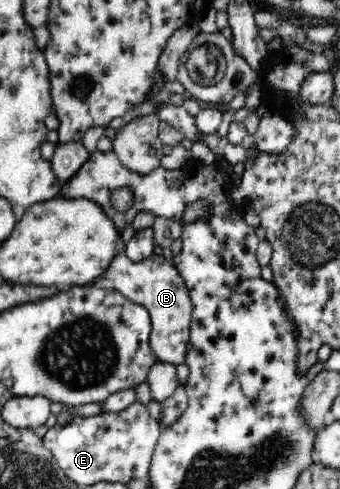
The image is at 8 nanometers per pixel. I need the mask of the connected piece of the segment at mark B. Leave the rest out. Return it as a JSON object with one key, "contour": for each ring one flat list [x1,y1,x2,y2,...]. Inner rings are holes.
{"contour":[[124,250,116,251,111,263,101,278,108,280,112,288,129,298,134,304,143,306,151,318,150,345,154,356,160,361,178,365,185,362,189,346,189,332,193,304,183,277,171,259,163,255,152,255,141,261,132,262]]}

